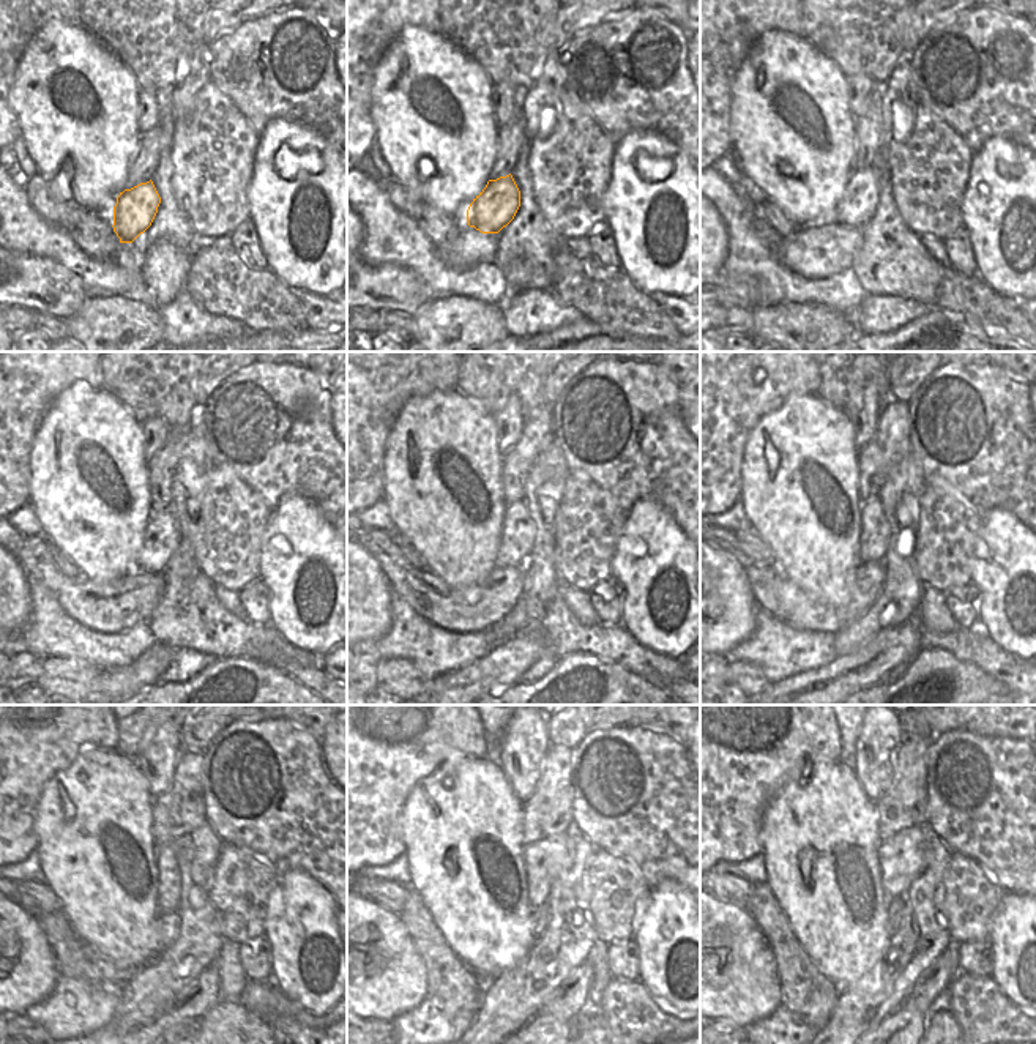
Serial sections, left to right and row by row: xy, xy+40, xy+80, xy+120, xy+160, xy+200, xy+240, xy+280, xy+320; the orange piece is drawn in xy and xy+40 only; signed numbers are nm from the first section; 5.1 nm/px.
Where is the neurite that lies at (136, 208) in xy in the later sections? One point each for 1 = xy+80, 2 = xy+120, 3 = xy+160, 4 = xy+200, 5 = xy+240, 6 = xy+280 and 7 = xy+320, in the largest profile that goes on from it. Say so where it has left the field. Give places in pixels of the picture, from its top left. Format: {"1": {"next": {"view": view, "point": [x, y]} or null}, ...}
{"1": {"next": {"view": "xy+80", "point": [858, 202]}}, "2": {"next": {"view": "xy+120", "point": [161, 538]}}, "3": {"next": {"view": "xy+160", "point": [518, 532]}}, "4": {"next": {"view": "xy+200", "point": [874, 536]}}, "5": {"next": {"view": "xy+240", "point": [167, 858]}}, "6": {"next": {"view": "xy+280", "point": [544, 858]}}, "7": {"next": {"view": "xy+320", "point": [902, 857]}}}

